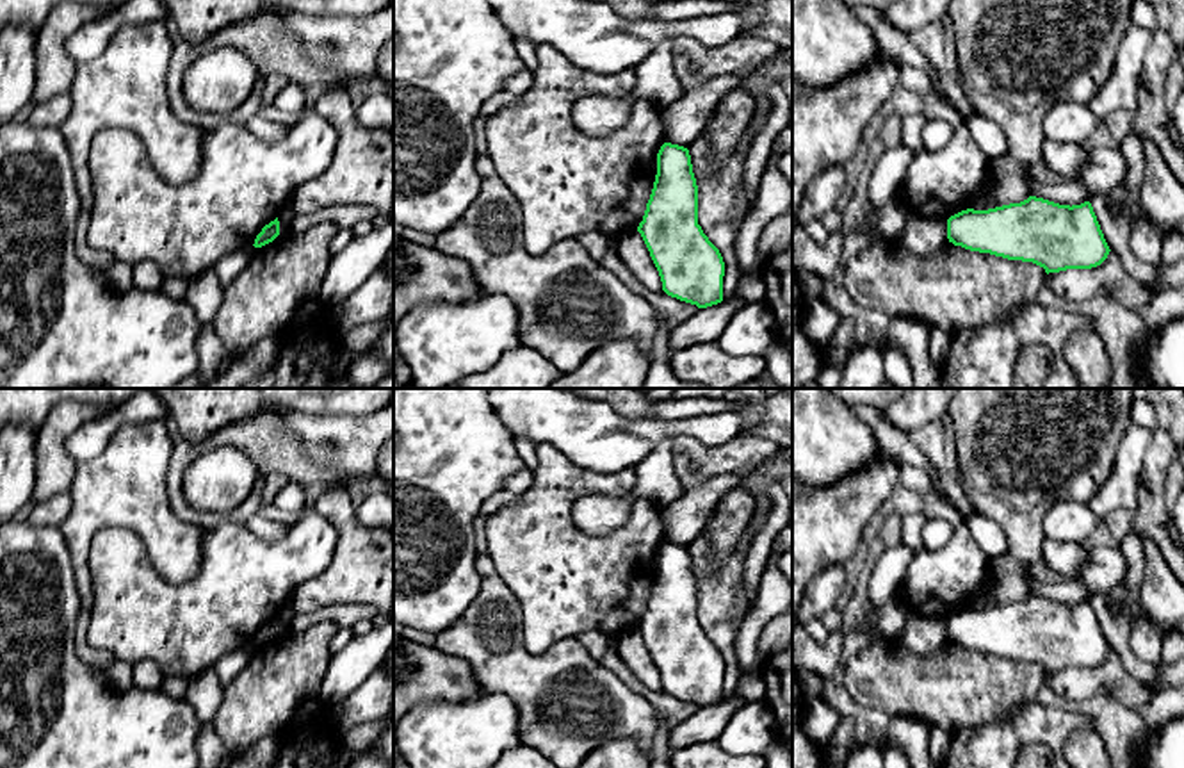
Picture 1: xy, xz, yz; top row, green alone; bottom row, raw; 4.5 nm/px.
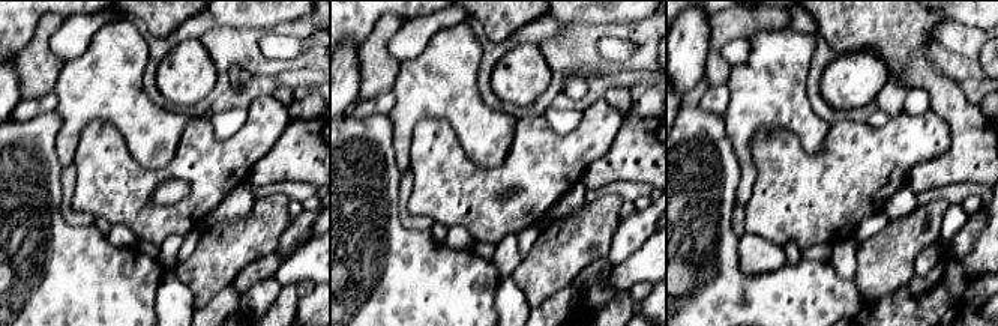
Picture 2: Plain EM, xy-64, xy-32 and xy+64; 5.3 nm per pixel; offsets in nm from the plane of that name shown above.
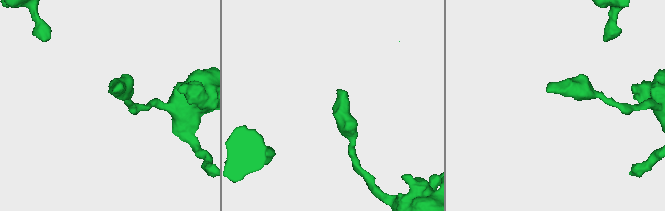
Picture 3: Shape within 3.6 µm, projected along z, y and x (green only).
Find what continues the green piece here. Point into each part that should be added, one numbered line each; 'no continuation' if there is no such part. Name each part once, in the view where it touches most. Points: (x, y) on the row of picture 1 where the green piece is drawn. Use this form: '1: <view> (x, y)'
no continuation

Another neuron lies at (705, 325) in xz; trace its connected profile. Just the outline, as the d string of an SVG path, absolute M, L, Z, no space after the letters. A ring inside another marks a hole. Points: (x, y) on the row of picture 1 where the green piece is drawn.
M737 296L723 298L721 303L700 308L693 317L669 331L669 349L689 347L694 344L710 344L725 330L726 323L746 303Z

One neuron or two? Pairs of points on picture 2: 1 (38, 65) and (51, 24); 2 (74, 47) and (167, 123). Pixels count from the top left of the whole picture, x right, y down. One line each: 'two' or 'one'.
1: one
2: two

